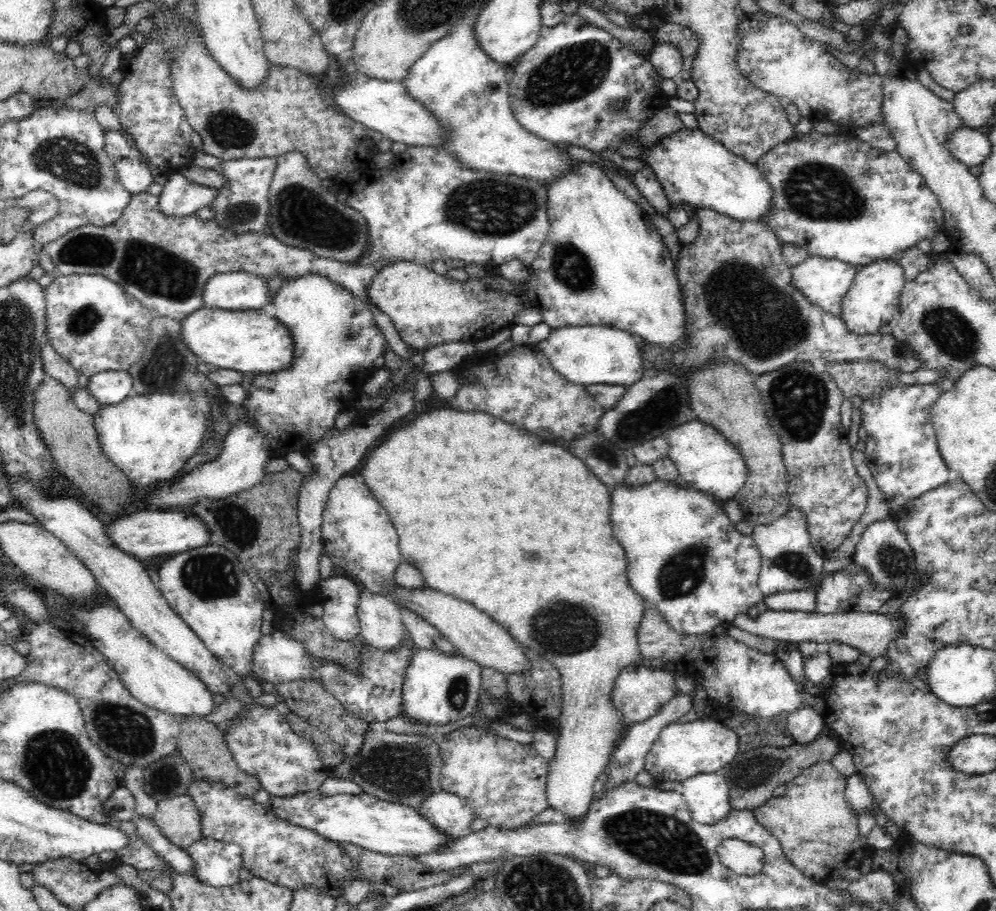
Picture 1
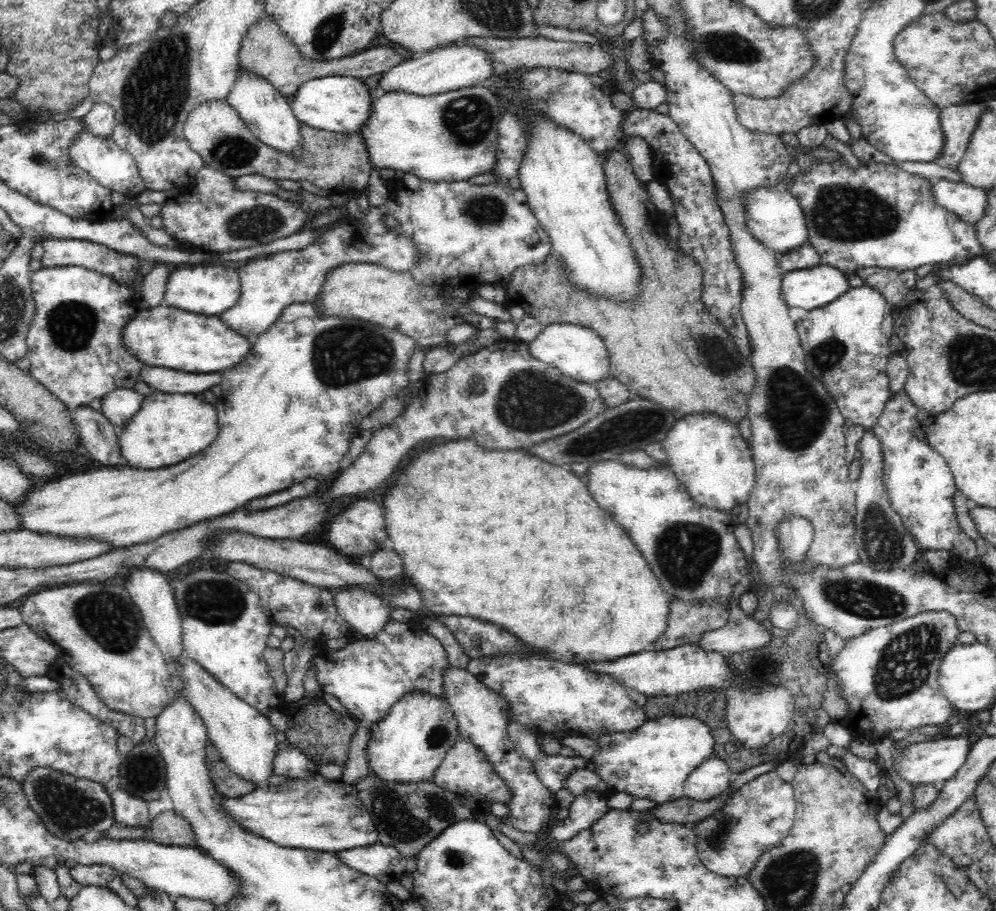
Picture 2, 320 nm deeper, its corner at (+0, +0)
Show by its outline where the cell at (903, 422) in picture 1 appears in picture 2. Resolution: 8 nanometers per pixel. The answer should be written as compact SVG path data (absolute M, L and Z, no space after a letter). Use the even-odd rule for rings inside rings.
M904 389L898 394L892 395L885 404L882 414L876 419L872 431L882 441L883 453L883 482L886 486L886 493L890 499L894 511L901 517L903 526L915 538L917 547L922 551L927 550L954 550L954 556L960 558L960 552L964 553L964 561L975 565L980 563L976 541L966 535L963 528L957 522L955 506L952 502L954 493L957 492L954 475L948 467L946 459L936 450L928 445L925 428L935 419L935 415L922 412L921 408L911 403Z

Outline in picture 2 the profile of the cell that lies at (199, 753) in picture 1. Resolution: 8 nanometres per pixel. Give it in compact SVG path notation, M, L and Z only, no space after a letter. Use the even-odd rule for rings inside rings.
M210 740L206 742L205 747L209 778L218 794L226 798L238 798L258 788L255 784L234 774Z

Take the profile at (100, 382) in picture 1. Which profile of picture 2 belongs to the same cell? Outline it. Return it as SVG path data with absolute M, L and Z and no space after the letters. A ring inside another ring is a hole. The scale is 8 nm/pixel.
M134 387L116 388L101 399L103 415L116 426L117 430L121 430L140 410L145 397Z

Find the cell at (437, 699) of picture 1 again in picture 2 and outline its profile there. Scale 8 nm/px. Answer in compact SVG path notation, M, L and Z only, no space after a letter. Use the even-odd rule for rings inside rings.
M410 692L388 714L370 725L366 758L369 770L383 782L433 782L434 772L459 737L458 722L446 699L435 694Z

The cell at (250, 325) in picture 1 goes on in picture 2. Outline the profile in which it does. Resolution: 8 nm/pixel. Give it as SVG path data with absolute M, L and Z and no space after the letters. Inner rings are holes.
M158 305L154 308L140 309L122 329L122 344L135 356L143 366L161 366L184 372L222 372L240 364L253 344L248 338L240 336L223 323L219 315L204 316L195 312L186 312L168 305Z

